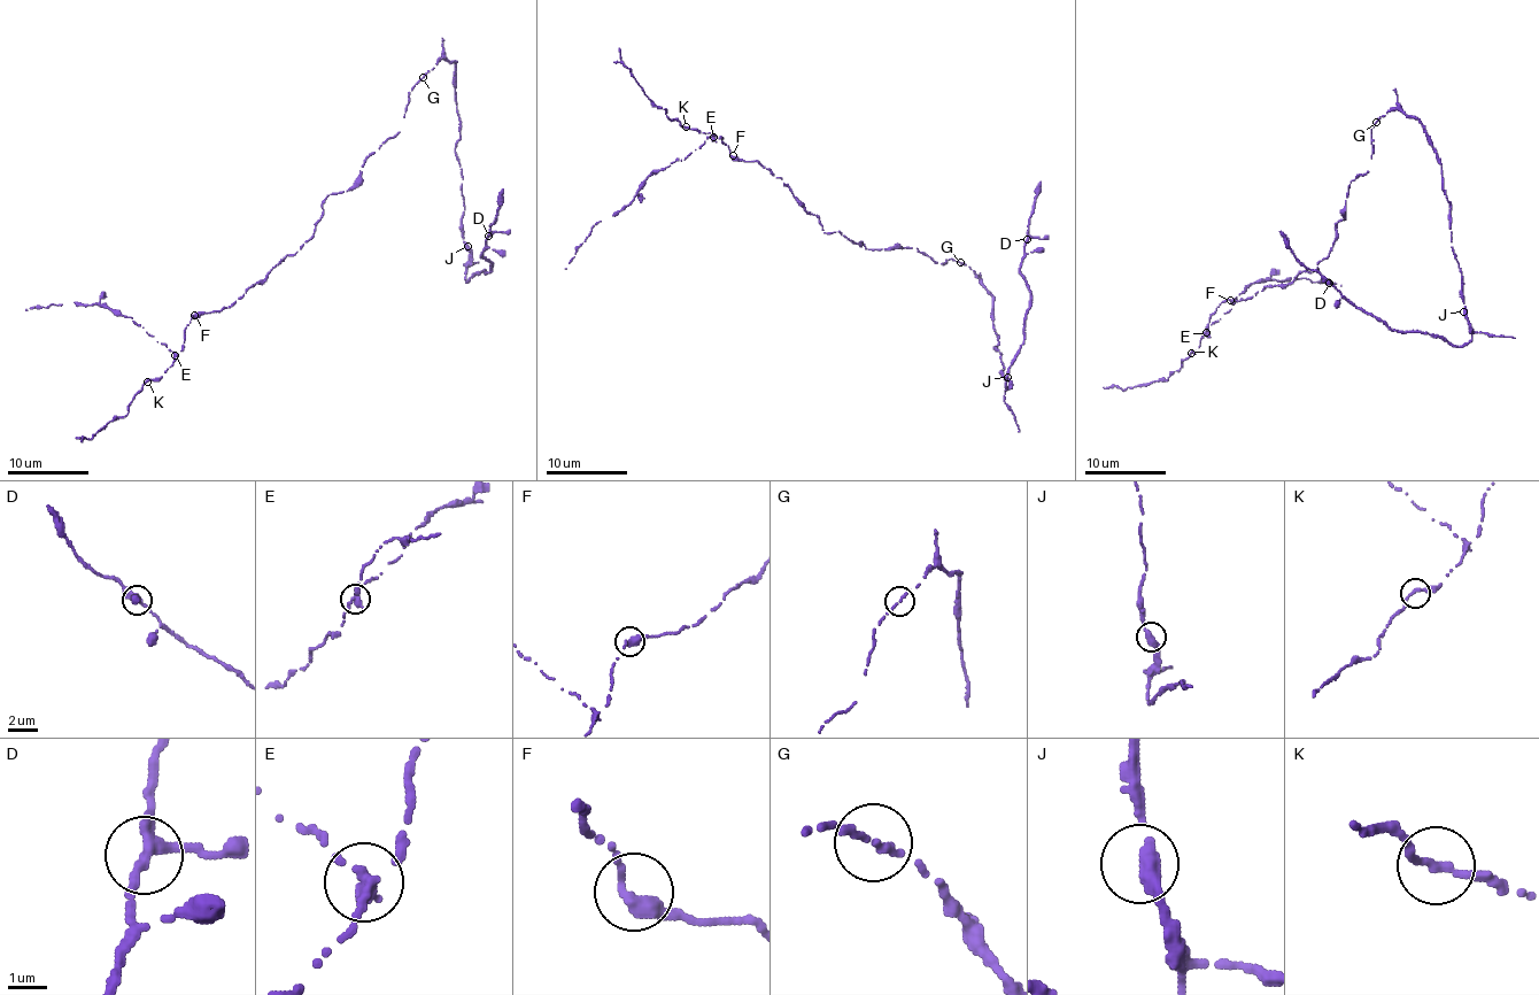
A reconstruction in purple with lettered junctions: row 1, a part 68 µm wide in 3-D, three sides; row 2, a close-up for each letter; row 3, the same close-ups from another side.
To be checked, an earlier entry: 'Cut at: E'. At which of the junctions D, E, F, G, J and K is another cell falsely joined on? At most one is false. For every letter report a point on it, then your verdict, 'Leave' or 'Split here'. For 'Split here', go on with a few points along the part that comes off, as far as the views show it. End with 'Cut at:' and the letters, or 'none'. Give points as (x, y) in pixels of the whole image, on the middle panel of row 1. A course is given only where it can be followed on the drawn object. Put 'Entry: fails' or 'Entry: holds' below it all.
D: Place: (1027, 239). Leave
E: Place: (713, 137). Split here. Course of the part to remove: (712, 137), (706, 138), (688, 156), (657, 169), (628, 205), (592, 228), (565, 268)
F: Place: (733, 155). Leave
G: Place: (960, 262). Leave
J: Place: (1007, 377). Leave
K: Place: (686, 126). Leave
Cut at: E
Entry: holds

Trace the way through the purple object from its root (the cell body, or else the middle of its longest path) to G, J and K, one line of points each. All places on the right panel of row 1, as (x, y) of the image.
G: (1367, 171), (1373, 153), (1370, 128), (1377, 121)
J: (1367, 171), (1377, 120), (1401, 110), (1422, 124), (1448, 201), (1463, 311)
K: (1367, 171), (1350, 183), (1337, 240), (1316, 270), (1245, 300), (1224, 300), (1191, 353)

